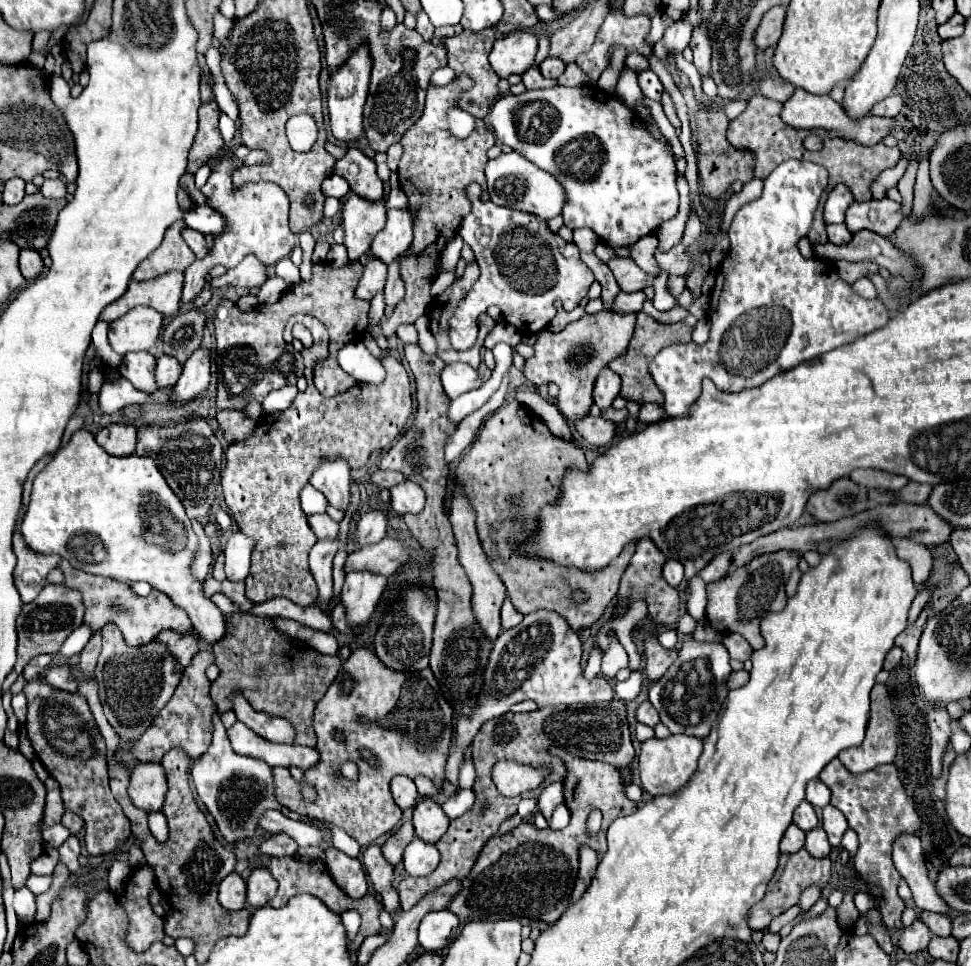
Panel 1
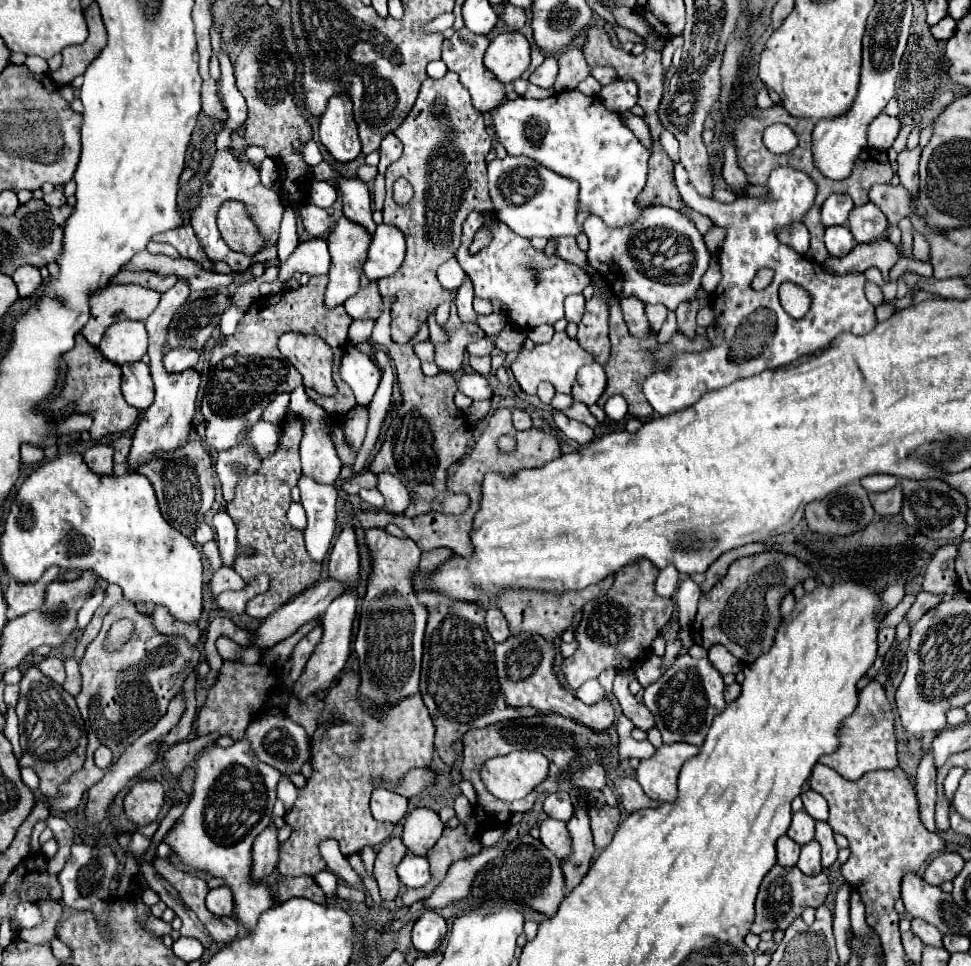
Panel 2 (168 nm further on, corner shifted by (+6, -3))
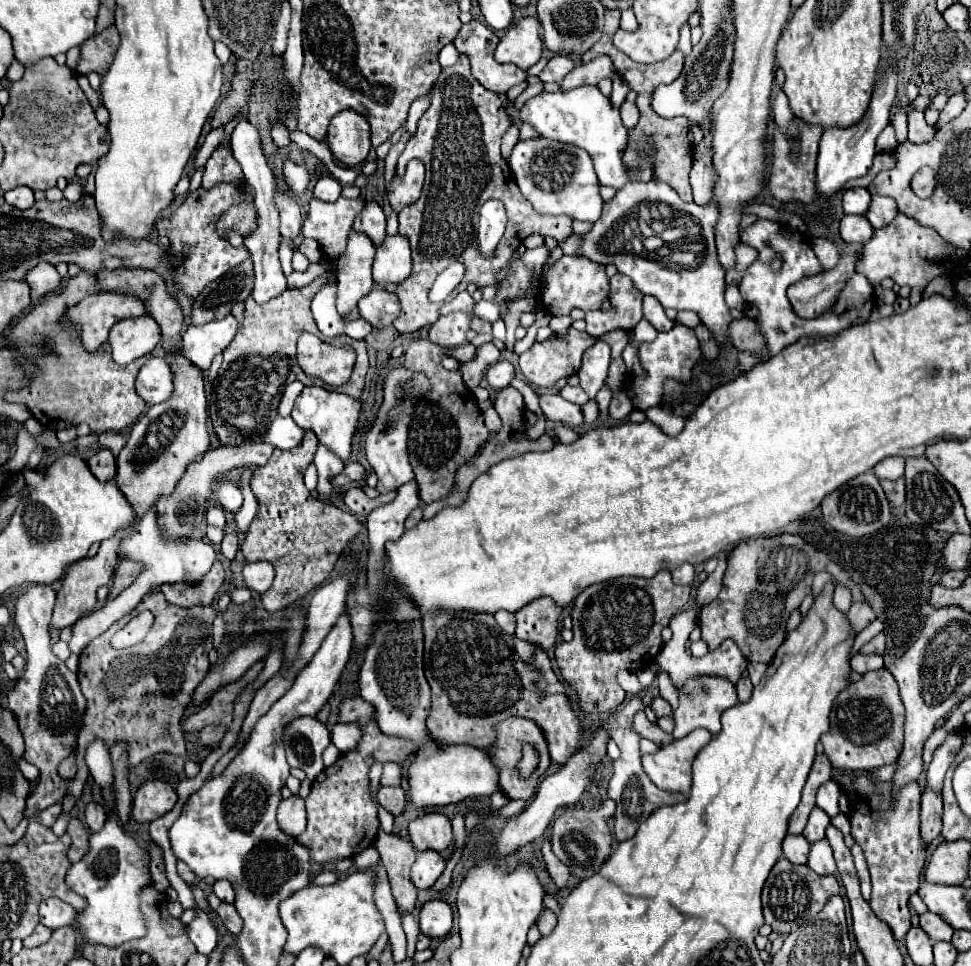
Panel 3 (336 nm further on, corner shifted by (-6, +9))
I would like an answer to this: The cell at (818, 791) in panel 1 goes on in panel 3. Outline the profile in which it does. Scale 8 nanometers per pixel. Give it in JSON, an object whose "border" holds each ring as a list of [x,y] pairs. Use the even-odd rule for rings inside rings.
{"border":[[[826,781],[820,789],[818,789],[818,797],[816,797],[816,807],[824,809],[828,813],[828,817],[836,817],[840,813],[840,787],[832,781]]]}

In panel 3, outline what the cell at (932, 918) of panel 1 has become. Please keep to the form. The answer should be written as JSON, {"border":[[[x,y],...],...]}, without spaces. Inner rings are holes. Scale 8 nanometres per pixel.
{"border":[[[926,911],[920,915],[920,927],[930,935],[932,941],[950,941],[954,929],[944,923],[944,919],[940,919],[940,915]]]}

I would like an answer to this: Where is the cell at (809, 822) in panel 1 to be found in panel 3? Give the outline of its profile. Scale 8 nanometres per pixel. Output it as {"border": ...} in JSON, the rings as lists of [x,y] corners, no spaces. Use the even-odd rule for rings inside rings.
{"border":[[[814,807],[802,835],[808,839],[808,843],[816,843],[816,841],[824,839],[824,831],[826,831],[828,823],[830,823],[830,817],[822,809]]]}

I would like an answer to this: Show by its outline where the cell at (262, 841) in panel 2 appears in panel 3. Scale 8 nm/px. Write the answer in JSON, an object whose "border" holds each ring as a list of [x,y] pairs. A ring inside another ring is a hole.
{"border":[[[292,795],[290,799],[280,801],[278,825],[290,837],[298,837],[306,829],[306,811],[304,801],[300,797]]]}

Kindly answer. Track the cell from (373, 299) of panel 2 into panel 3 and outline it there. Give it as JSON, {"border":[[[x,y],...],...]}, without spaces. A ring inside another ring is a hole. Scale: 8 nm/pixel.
{"border":[[[372,289],[368,295],[364,295],[358,303],[360,315],[372,323],[372,327],[388,327],[396,315],[400,313],[398,297],[384,289]]]}

